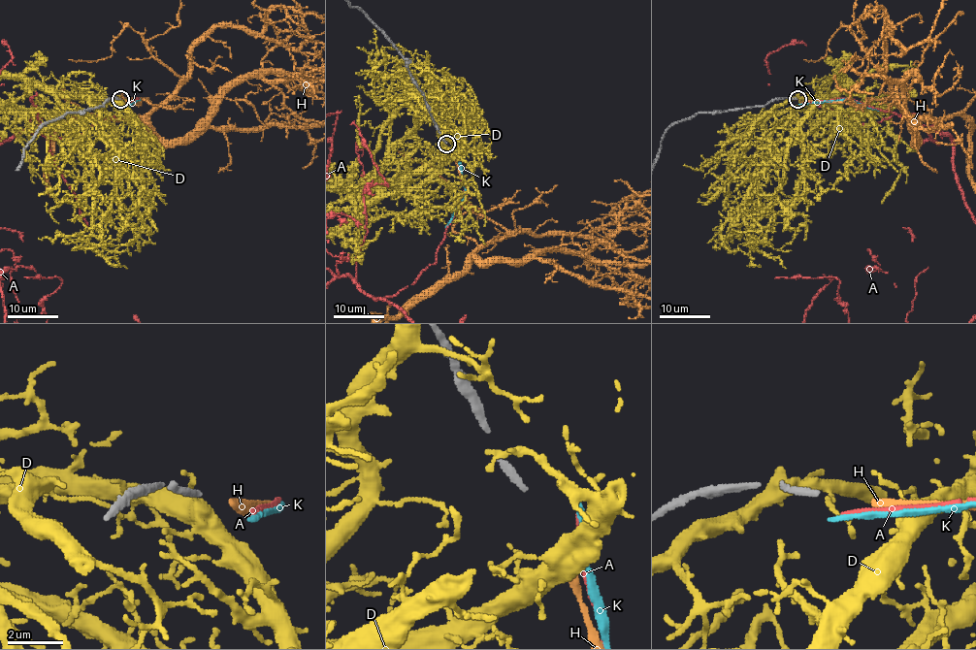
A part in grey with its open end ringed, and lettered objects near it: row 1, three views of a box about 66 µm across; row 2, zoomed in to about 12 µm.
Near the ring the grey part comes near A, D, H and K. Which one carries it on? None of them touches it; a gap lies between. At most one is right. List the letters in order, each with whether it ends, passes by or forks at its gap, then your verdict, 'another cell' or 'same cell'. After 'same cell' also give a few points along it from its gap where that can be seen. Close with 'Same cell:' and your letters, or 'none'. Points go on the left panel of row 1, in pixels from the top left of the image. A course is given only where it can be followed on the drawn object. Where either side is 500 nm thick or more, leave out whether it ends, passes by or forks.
A: it ends | another cell
D: it ends | another cell
H: it ends | same cell
K: it ends | another cell
Same cell: H

